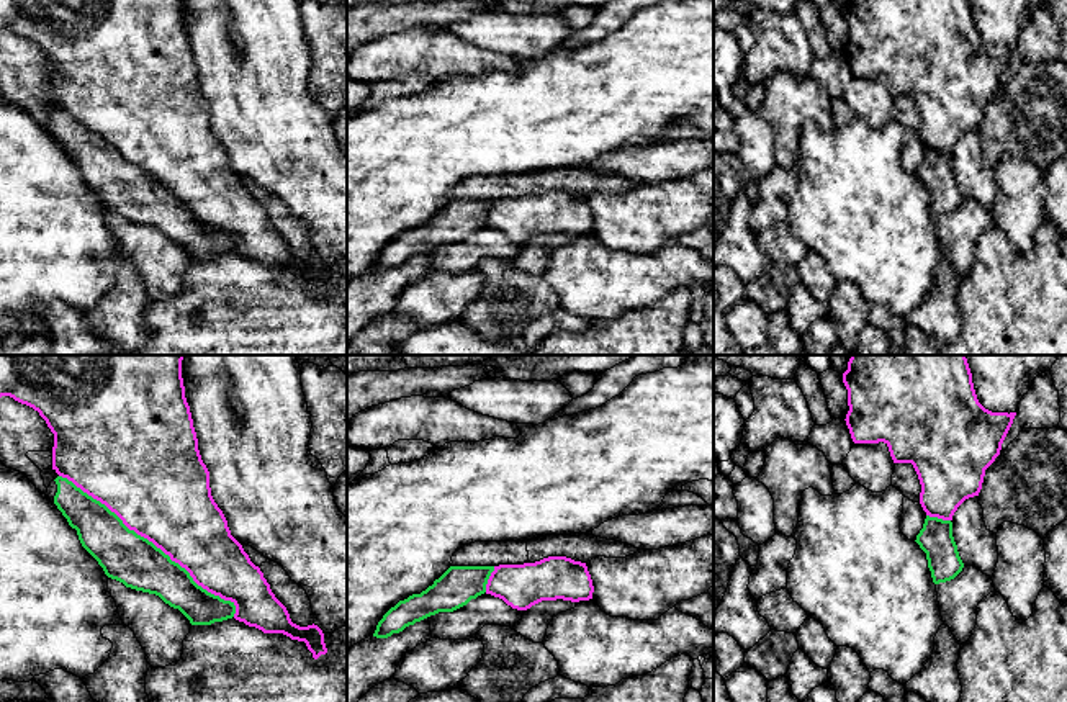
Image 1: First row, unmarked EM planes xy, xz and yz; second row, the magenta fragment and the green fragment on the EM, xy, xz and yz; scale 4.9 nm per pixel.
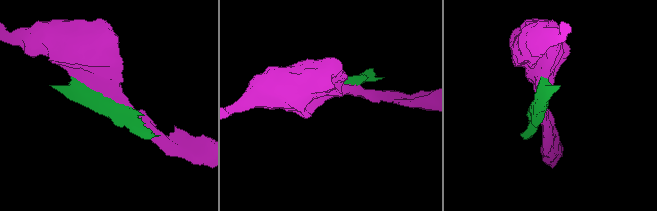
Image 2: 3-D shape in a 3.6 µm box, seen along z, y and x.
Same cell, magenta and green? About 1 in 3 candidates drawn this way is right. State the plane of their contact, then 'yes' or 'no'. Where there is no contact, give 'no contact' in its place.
xy | no

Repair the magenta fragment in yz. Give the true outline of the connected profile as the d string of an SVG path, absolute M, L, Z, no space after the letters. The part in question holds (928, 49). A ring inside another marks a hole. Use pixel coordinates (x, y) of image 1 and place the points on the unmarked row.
M848 0L843 16L849 39L844 54L853 75L884 75L894 97L912 97L921 118L920 137L926 149L952 154L966 133L979 129L985 103L1000 88L1016 46L985 43L977 33L969 0Z

